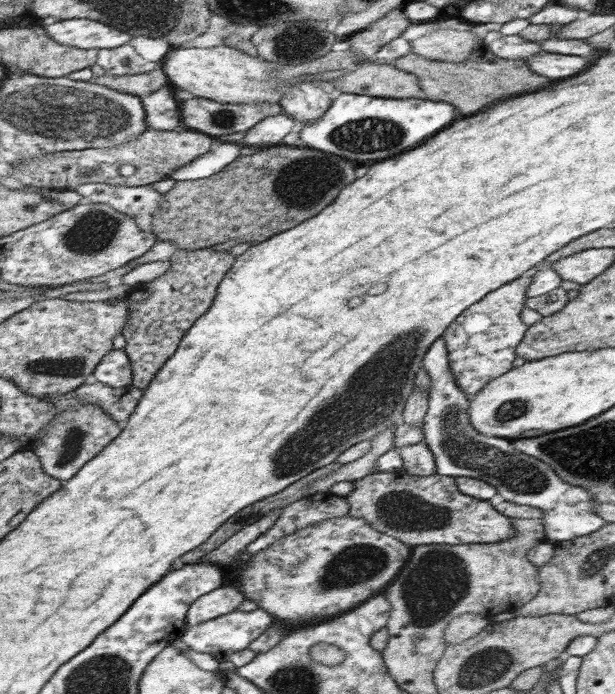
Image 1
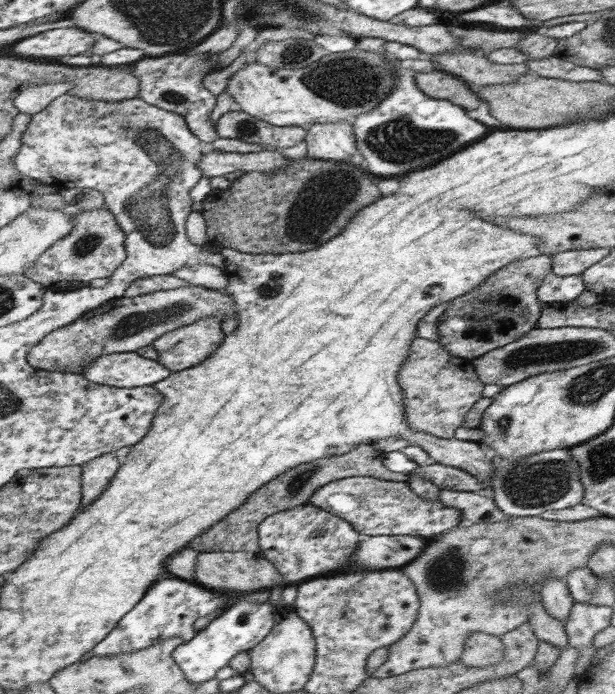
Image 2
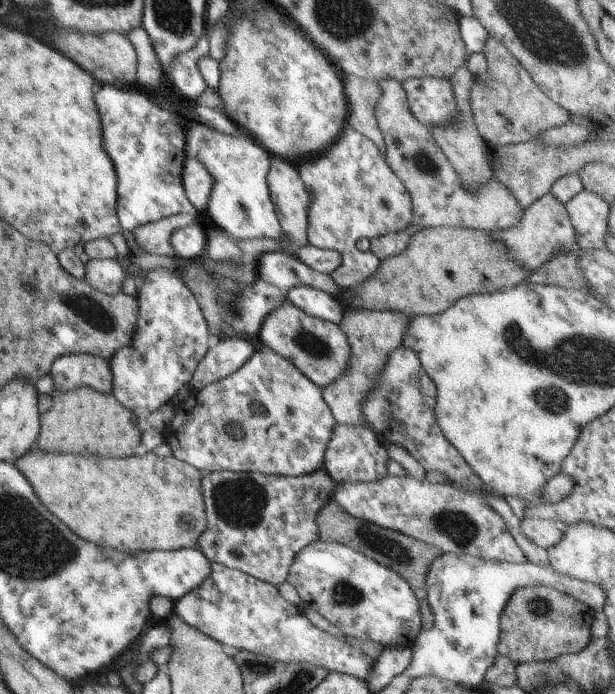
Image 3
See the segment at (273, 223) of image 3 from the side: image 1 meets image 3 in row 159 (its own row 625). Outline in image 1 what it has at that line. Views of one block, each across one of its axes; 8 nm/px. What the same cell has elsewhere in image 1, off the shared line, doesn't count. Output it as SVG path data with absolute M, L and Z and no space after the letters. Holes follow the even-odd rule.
M262 608L250 612L230 612L194 627L187 627L181 638L189 649L212 655L219 663L228 662L233 653L253 646L254 640L273 623L273 620L273 616L264 612Z

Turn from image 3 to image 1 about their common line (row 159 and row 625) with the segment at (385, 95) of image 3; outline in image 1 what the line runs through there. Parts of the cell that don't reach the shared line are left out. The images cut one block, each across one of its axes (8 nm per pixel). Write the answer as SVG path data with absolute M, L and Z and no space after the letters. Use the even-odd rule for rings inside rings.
M512 518L512 526L517 531L514 539L493 544L460 544L460 545L440 545L430 544L428 546L416 547L412 552L408 565L396 576L396 581L388 586L385 596L391 602L392 610L387 628L389 639L385 654L392 652L396 656L406 656L408 646L416 642L420 646L412 648L418 652L418 656L428 656L428 668L418 668L418 674L426 674L428 670L434 668L434 664L443 657L448 642L444 640L444 633L448 623L456 617L466 613L478 613L492 617L500 612L513 611L519 606L530 602L536 597L540 589L538 581L538 566L532 565L528 560L528 553L538 544L548 543L546 533L544 533L543 521L541 519Z

